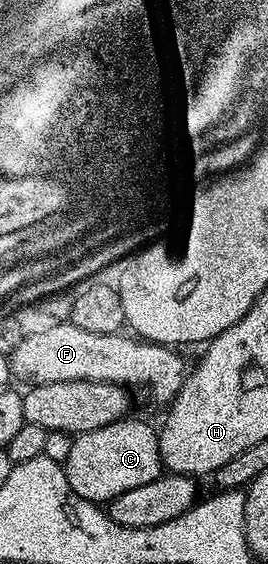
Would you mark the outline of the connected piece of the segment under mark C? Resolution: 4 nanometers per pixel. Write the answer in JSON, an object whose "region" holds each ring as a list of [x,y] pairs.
{"region":[[[133,417],[117,419],[112,425],[104,425],[104,429],[73,436],[72,449],[64,466],[68,485],[72,485],[80,497],[99,505],[109,504],[110,500],[120,497],[120,493],[148,485],[148,481],[156,481],[164,474],[158,431]]]}

